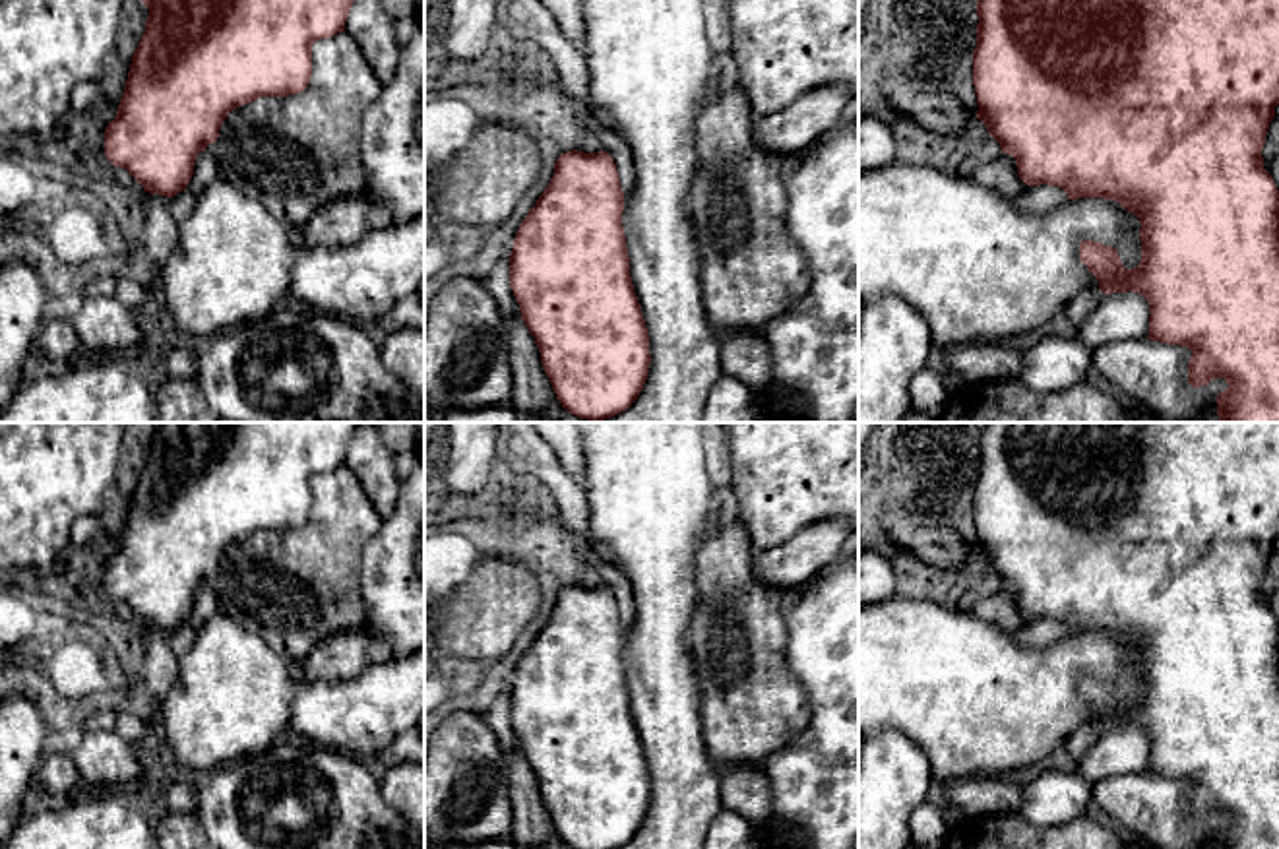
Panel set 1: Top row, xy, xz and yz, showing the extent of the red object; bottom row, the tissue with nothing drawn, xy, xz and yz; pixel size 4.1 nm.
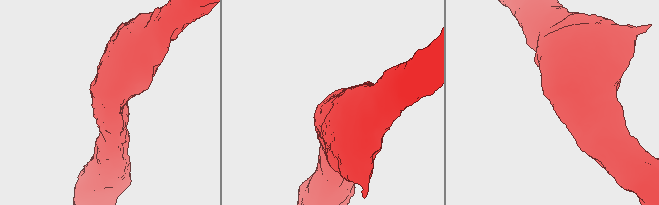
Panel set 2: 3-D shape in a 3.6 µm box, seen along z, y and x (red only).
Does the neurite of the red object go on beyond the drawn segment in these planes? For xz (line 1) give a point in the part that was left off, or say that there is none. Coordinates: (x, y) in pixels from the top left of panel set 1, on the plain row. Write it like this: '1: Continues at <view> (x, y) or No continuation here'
1: No continuation here

